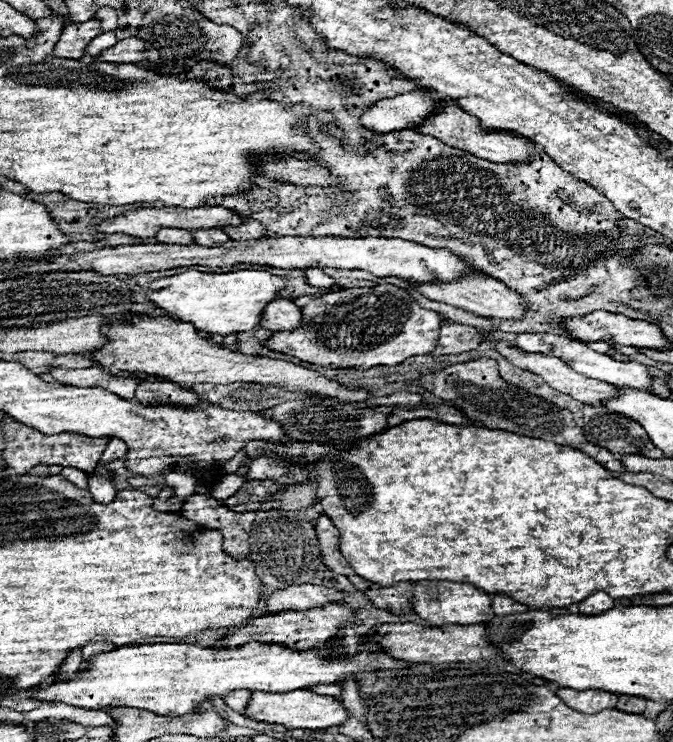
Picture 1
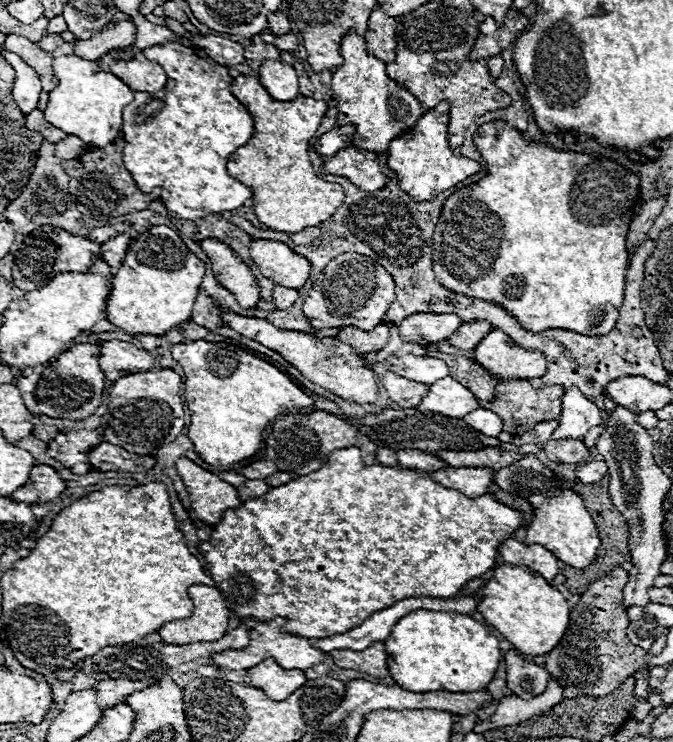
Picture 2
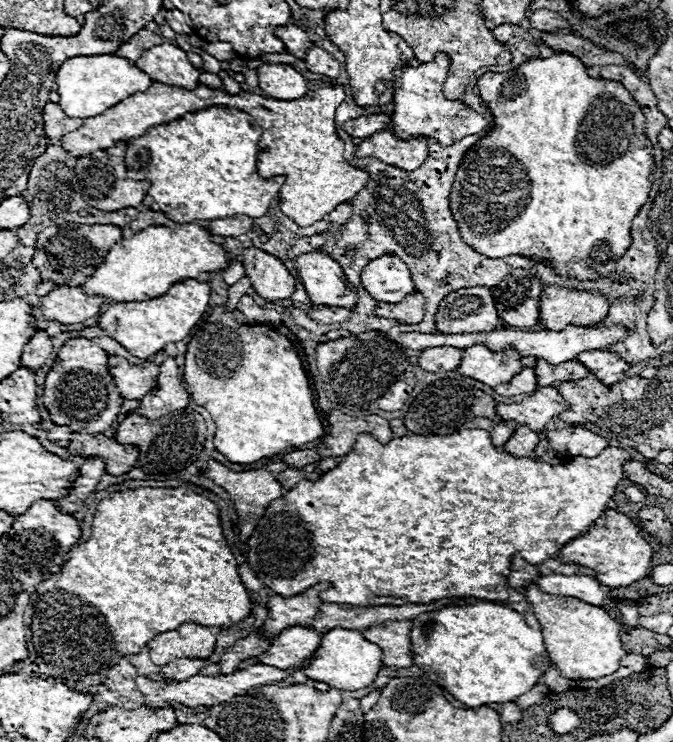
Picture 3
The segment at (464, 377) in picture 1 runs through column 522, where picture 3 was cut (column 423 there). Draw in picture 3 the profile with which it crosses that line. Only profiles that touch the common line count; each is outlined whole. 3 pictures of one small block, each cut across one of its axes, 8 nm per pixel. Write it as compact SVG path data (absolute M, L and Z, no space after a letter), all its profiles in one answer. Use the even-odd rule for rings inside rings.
M464 376L442 378L428 384L420 394L414 396L410 410L404 416L404 426L412 434L422 434L422 436L426 434L442 436L442 434L454 434L456 430L464 430L464 428L482 428L490 432L494 446L502 448L506 440L512 436L516 424L500 420L500 416L496 414L496 402L492 400L492 396L474 388L474 384L476 382L472 378L464 378Z

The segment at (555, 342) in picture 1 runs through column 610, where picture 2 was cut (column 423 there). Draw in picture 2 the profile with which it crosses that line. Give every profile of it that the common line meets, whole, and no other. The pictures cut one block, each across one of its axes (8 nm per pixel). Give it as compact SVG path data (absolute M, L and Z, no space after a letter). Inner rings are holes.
M402 356L392 366L390 372L422 384L434 384L434 380L448 376L448 366L440 358L424 358L424 356Z

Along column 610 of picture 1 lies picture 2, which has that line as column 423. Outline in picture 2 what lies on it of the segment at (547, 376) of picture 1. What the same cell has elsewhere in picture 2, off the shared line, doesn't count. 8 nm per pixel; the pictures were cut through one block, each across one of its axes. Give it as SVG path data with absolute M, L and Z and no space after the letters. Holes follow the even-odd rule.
M392 372L382 374L382 384L384 384L390 400L394 404L398 404L400 408L416 408L428 392L426 384L404 380Z

